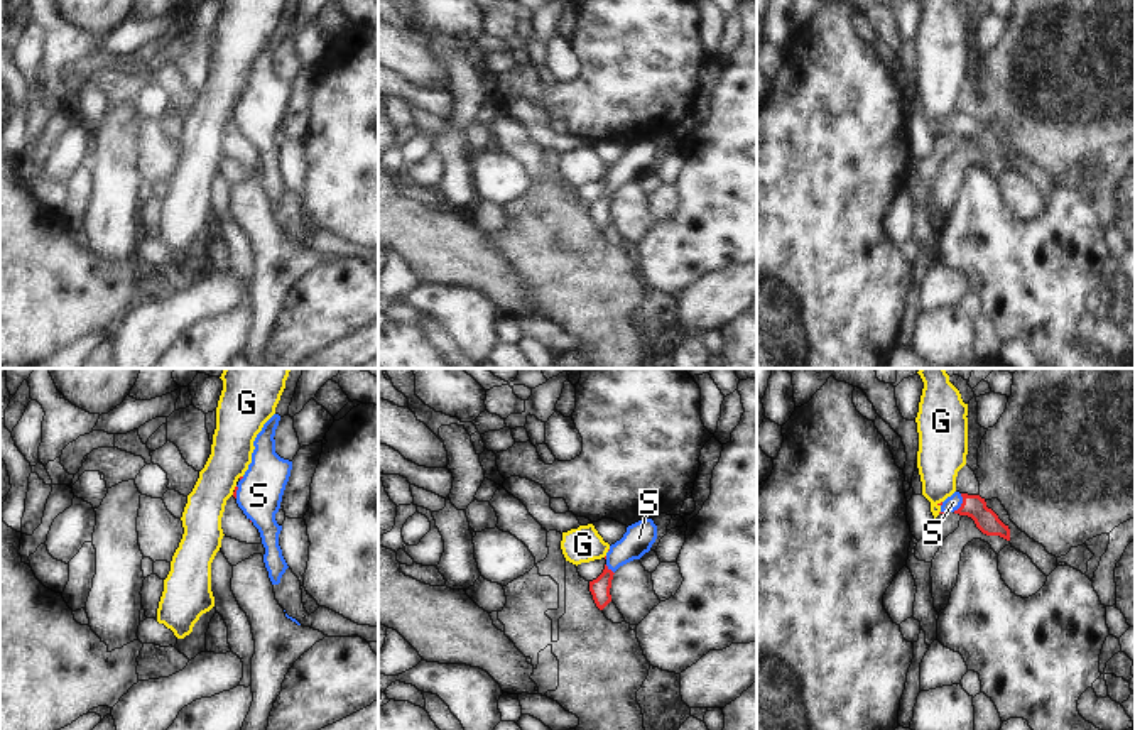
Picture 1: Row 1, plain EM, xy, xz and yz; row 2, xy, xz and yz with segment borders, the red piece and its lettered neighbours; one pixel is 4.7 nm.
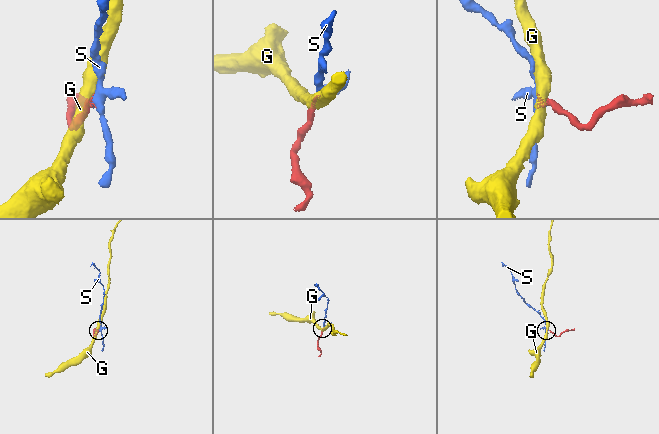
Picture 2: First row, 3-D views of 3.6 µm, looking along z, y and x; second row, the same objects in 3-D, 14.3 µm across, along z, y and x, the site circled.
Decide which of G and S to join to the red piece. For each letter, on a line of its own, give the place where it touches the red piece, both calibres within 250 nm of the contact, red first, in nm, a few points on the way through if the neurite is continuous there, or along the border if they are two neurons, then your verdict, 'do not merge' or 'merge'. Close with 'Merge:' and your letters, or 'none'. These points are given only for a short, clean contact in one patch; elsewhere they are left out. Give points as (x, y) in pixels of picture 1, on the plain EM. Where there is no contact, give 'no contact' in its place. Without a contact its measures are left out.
G: contact yz (938, 125); calibres 20 and 220 nm; border yz (941, 122), (936, 125); do not merge
S: contact yz (961, 125); calibres 110 and 70 nm; way yz (987, 142), (972, 127), (961, 125), (953, 124); merge
Merge: S

